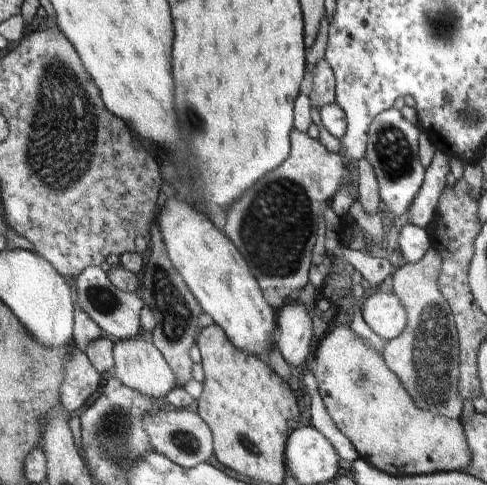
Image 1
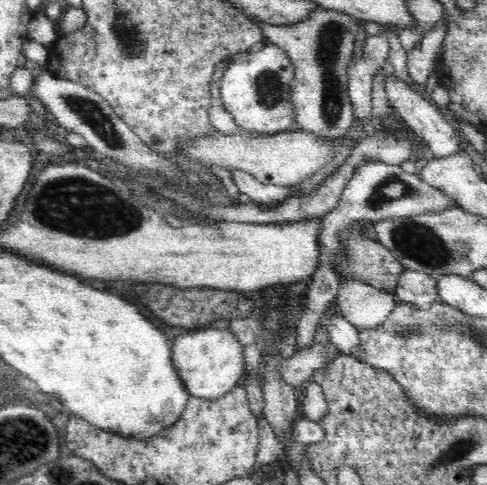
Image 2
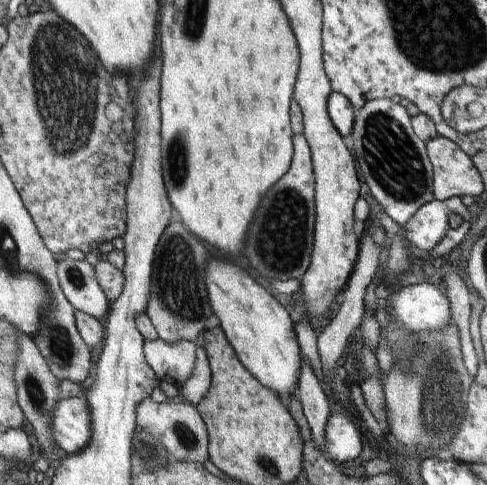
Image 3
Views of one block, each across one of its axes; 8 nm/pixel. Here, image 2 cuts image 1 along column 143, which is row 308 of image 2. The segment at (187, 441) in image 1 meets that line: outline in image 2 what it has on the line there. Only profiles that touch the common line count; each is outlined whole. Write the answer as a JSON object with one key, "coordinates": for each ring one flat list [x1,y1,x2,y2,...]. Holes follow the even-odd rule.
{"coordinates":[[420,272,400,274,394,296,400,304,404,302,418,310,430,310,434,302,442,302,438,294,438,280,432,276,424,276]]}

